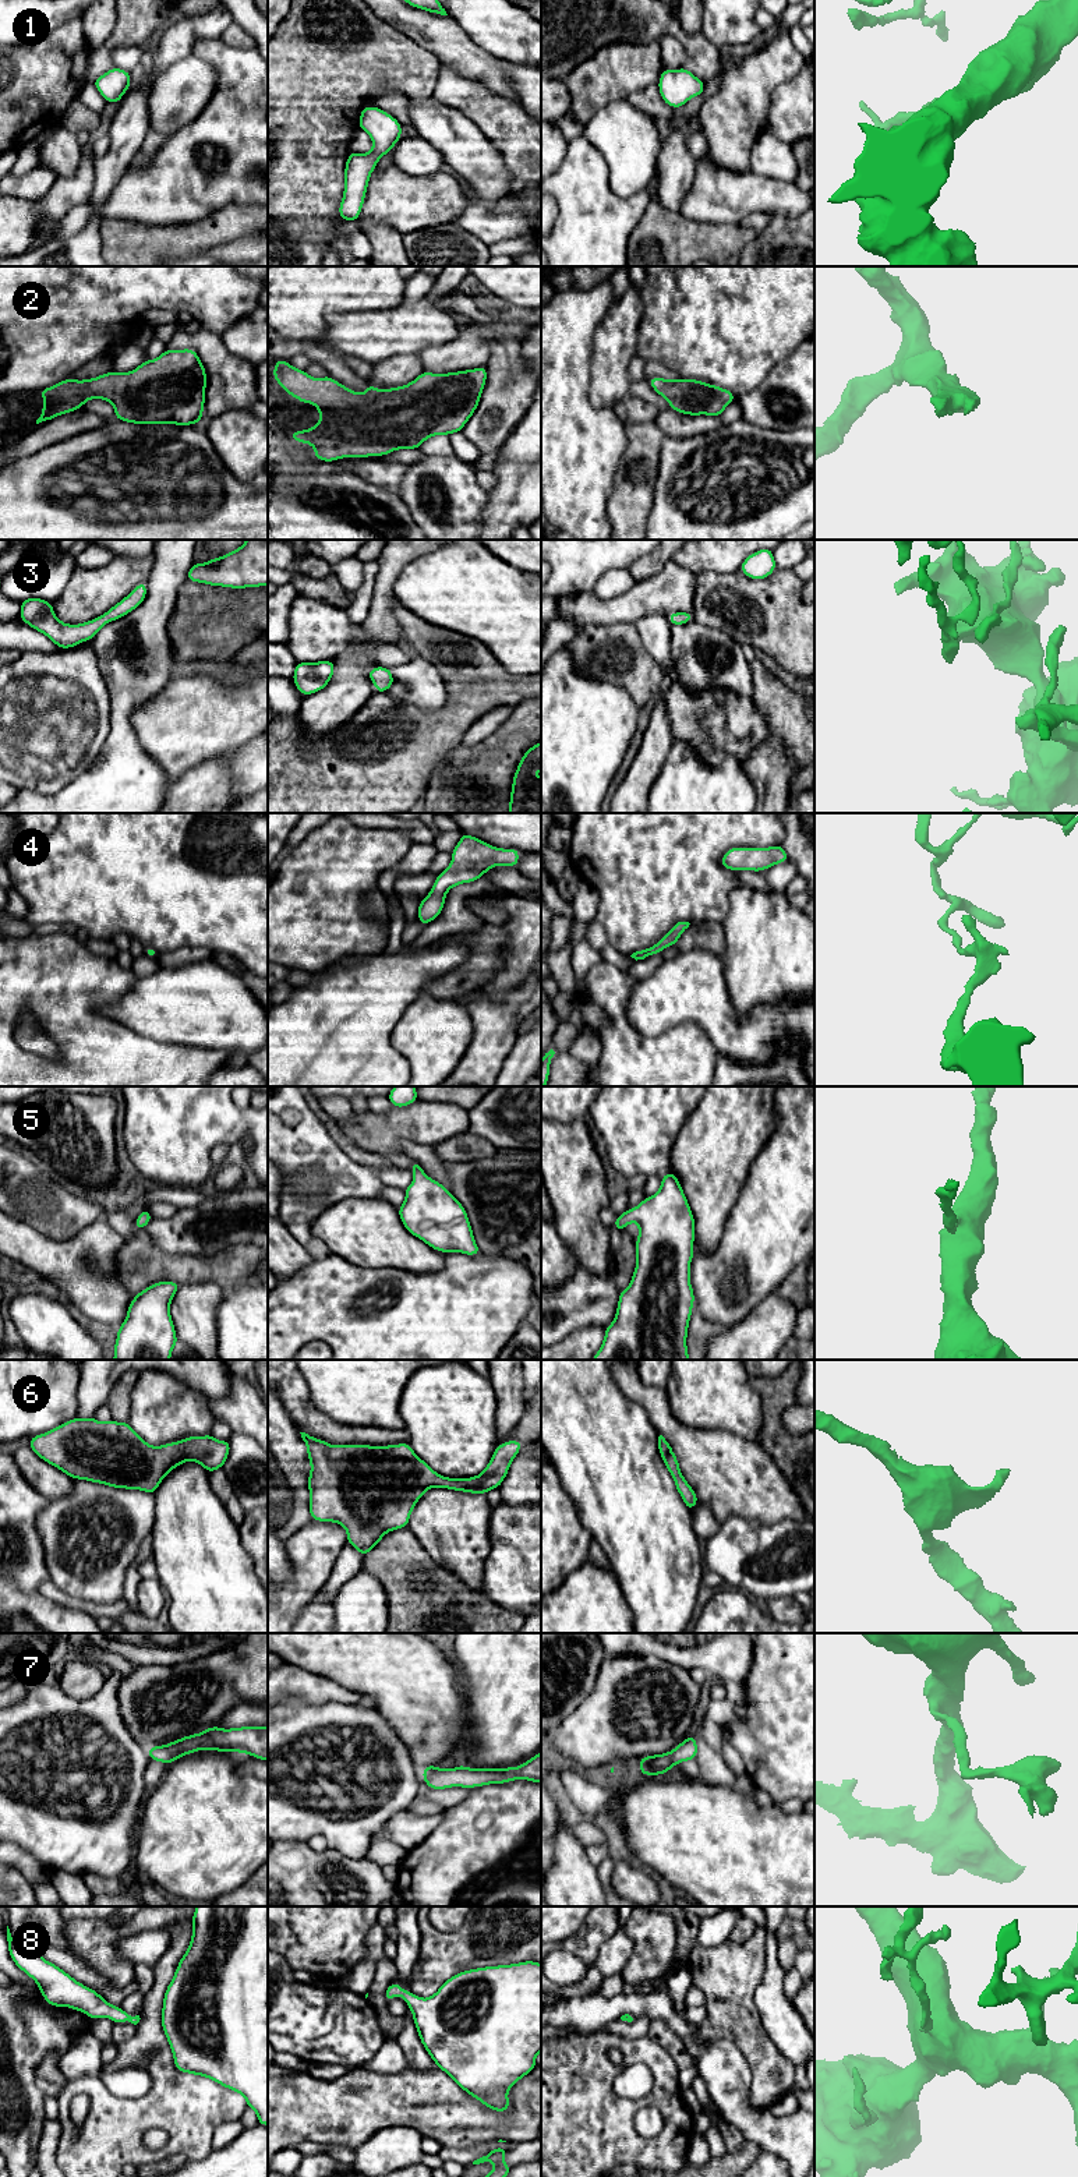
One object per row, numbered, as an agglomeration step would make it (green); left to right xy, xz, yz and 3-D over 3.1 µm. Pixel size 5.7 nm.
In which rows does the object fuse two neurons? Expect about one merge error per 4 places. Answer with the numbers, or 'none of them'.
none of them

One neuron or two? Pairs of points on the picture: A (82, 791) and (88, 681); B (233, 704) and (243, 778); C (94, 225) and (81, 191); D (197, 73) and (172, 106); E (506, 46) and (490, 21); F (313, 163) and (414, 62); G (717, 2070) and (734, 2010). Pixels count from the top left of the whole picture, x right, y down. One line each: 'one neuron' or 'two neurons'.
A: two neurons
B: two neurons
C: two neurons
D: one neuron
E: one neuron
F: one neuron
G: two neurons

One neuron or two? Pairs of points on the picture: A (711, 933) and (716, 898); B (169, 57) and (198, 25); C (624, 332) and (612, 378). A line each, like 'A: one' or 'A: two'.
A: two
B: one
C: one

